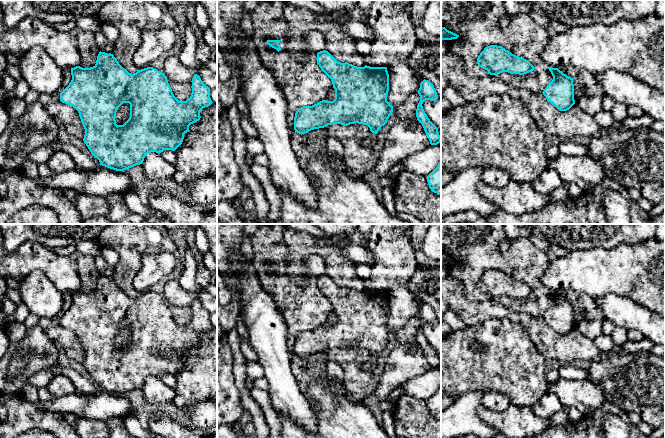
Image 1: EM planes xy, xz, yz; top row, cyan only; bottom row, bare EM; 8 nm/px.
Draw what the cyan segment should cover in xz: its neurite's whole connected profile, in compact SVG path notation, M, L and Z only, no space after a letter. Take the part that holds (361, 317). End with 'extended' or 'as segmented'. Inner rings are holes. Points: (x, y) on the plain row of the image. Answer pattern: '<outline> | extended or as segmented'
M328 275L317 277L317 288L331 303L335 313L333 325L322 324L312 330L299 332L294 341L294 354L305 358L311 354L324 352L332 348L347 350L358 347L367 349L372 357L377 358L393 336L393 330L387 325L389 298L387 291L357 291L348 286L338 286Z | as segmented

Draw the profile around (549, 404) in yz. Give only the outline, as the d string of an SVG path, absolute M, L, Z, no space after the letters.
M546 392L531 409L537 417L548 419L562 407L559 398L555 394Z

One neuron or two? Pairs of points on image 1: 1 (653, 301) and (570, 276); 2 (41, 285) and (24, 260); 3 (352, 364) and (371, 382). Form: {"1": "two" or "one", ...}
{"1": "one", "2": "two", "3": "one"}

